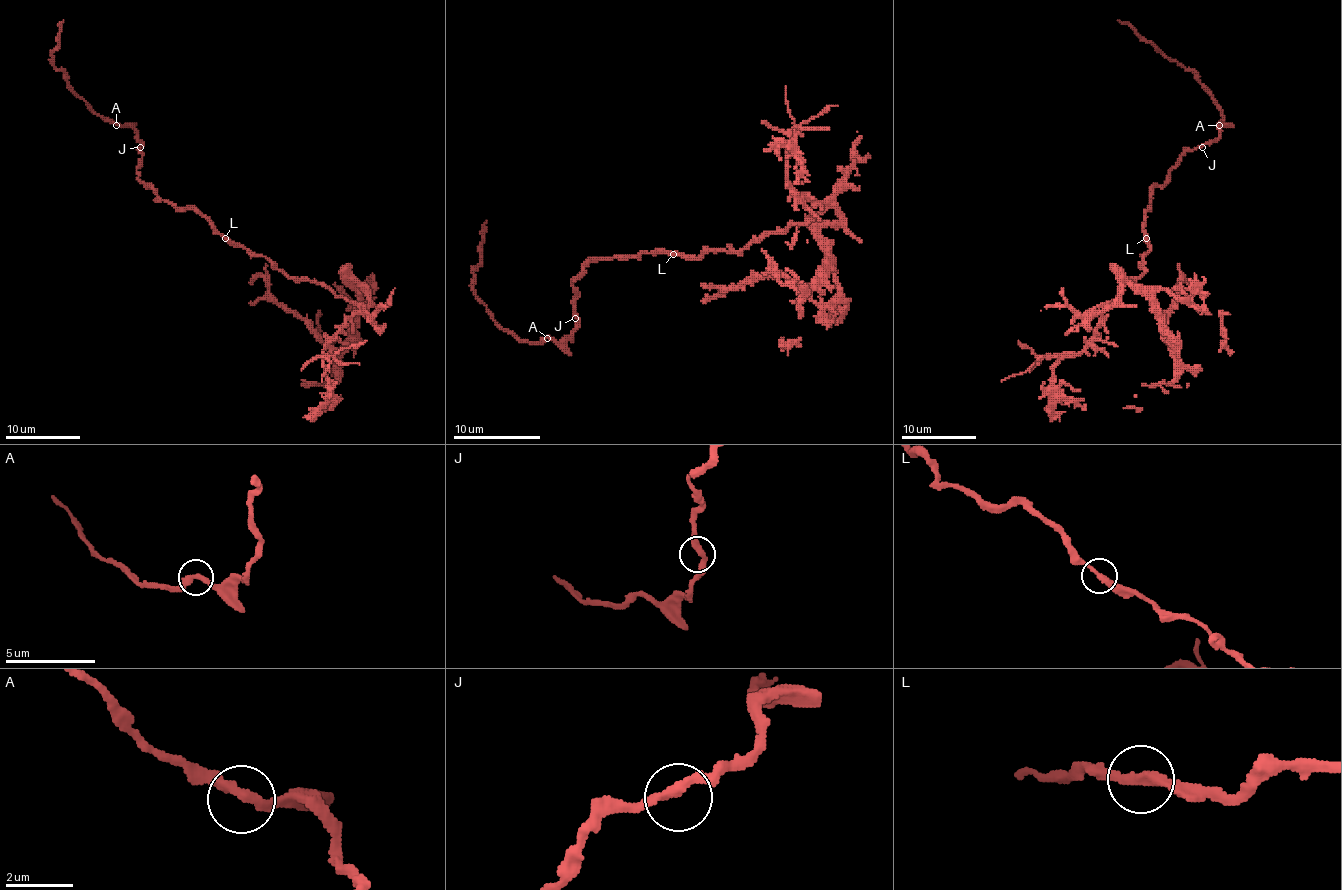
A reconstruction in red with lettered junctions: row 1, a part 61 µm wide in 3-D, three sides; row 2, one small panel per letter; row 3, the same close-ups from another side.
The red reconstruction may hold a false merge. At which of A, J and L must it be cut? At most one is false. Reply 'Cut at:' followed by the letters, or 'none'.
Cut at: L

